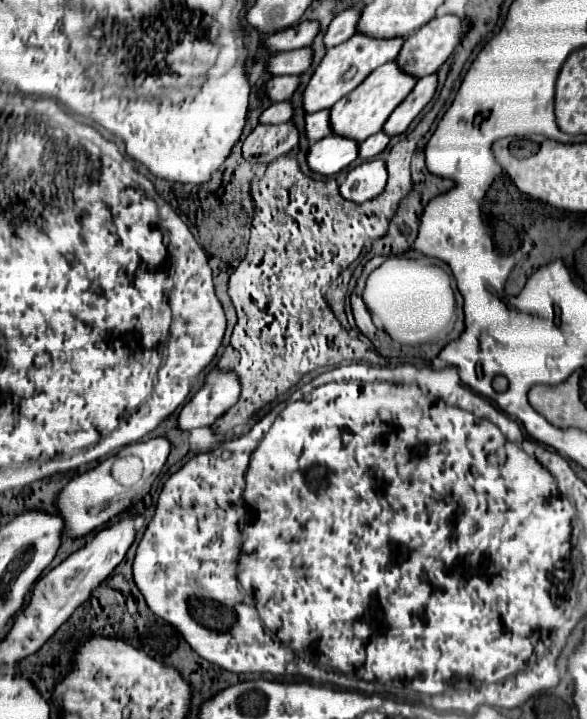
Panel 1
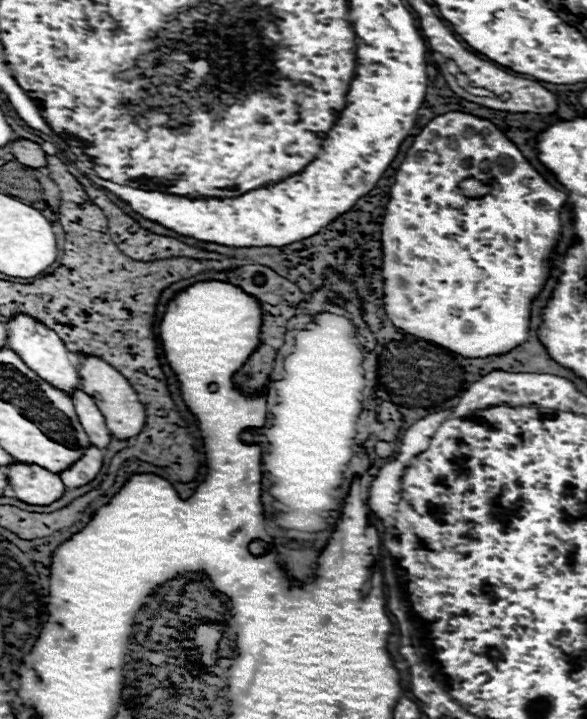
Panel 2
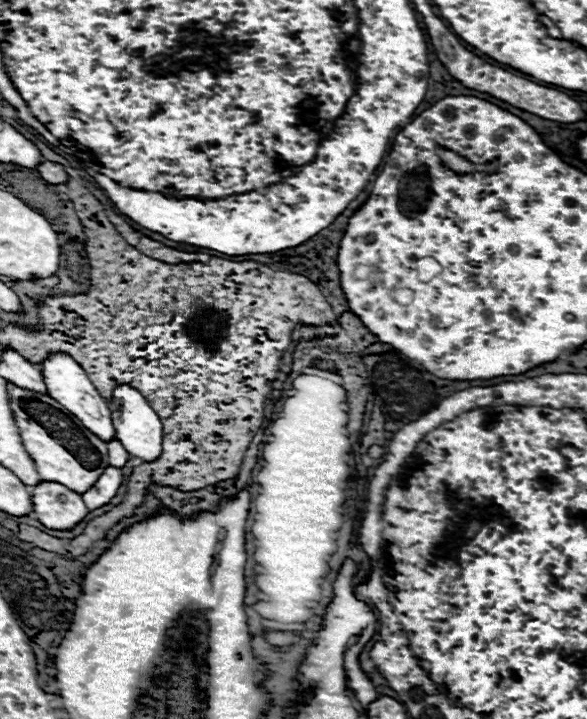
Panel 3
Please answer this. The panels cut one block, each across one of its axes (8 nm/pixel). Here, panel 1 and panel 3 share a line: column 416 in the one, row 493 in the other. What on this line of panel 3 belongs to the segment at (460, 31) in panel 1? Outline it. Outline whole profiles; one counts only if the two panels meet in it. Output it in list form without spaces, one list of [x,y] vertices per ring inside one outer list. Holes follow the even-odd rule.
[[[38,482],[32,488],[34,518],[52,530],[70,530],[86,514],[82,496],[58,482]]]

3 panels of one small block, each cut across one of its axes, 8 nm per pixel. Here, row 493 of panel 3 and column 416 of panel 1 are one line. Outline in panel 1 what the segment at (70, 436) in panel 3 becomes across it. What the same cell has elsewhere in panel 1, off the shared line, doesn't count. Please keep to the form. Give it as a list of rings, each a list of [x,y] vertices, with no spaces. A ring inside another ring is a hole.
[[[396,60],[382,64],[378,70],[374,70],[374,74],[370,74],[370,78],[362,82],[362,86],[358,86],[358,90],[354,90],[354,94],[350,94],[350,98],[342,98],[342,102],[332,106],[332,132],[352,138],[356,142],[364,142],[368,136],[382,130],[388,116],[394,112],[396,106],[400,106],[406,100],[406,96],[412,92],[416,84],[418,78],[414,74],[406,74]]]

